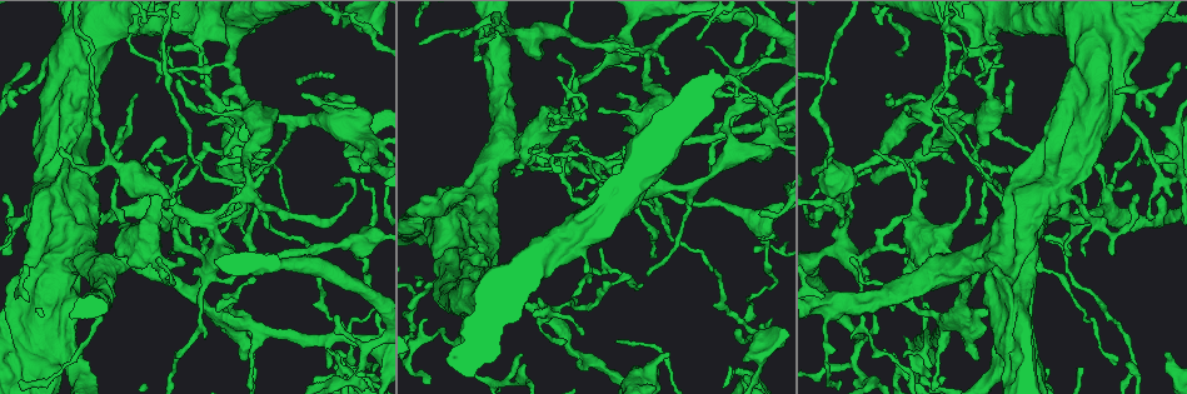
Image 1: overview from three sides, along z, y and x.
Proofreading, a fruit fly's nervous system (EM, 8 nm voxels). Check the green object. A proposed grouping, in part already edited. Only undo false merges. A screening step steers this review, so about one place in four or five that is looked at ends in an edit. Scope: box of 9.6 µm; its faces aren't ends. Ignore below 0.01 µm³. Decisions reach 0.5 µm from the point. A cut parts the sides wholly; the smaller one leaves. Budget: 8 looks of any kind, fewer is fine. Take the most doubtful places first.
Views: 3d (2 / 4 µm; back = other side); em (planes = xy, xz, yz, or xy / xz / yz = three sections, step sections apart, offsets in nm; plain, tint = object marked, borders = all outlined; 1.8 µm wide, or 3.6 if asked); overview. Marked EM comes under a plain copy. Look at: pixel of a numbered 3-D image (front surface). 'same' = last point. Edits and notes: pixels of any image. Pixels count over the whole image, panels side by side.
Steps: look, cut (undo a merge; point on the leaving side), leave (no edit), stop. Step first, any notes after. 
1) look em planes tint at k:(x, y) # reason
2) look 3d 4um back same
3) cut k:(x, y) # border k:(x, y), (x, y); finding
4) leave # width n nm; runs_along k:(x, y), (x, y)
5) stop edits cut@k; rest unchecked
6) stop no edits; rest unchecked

look em 3.6um yz step 16 tint at 1:(114, 260) # thick turns thin

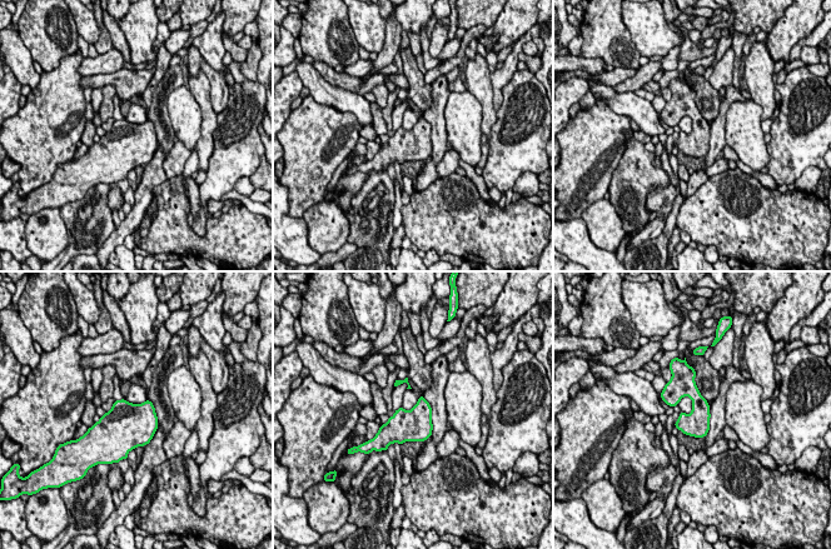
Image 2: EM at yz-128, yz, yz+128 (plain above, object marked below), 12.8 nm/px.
leave # one neuron here

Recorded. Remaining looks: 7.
look em 3.6um planes tint at 1:(27, 331) # thick turns thin

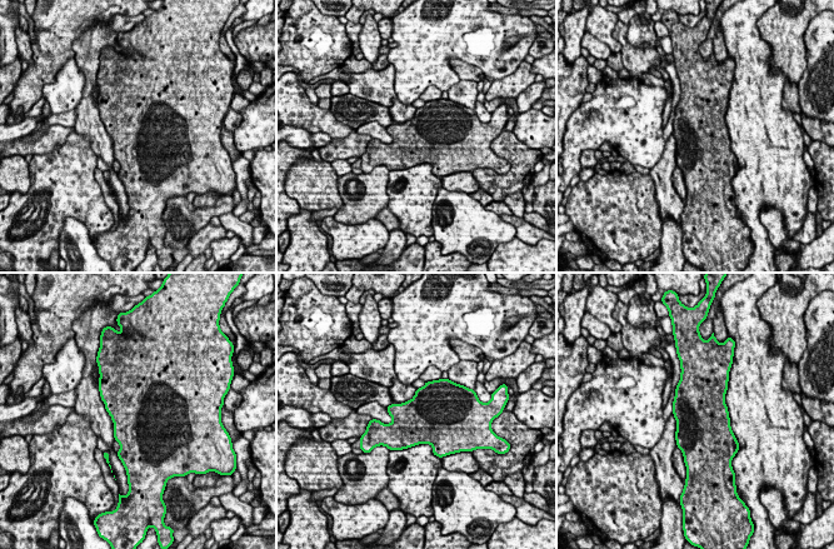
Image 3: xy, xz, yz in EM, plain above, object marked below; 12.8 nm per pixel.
leave # width 650 nm; continuous, no second neuron

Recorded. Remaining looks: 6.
look em yz step 4 tint at 1:(882, 249) # sharp bend

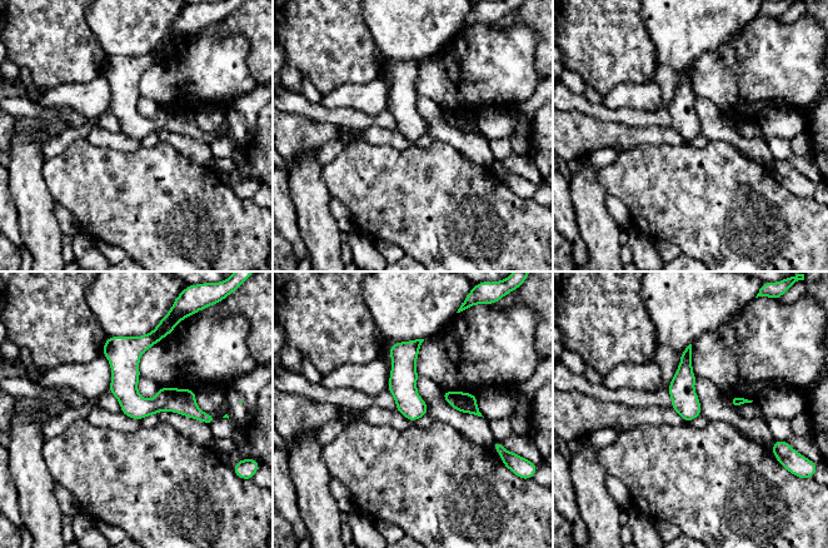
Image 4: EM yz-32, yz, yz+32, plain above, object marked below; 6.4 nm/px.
look em planes tint same

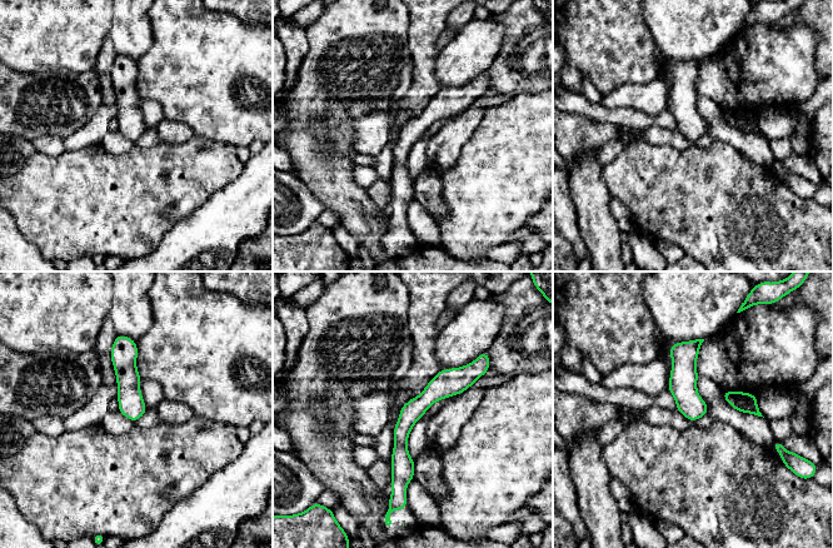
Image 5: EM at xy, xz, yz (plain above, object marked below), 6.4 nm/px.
leave # width 140 nm; runs_along 5:(472, 367), (408, 417), (399, 486); all the same neuron

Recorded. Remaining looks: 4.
stop no edits; rest unchecked

